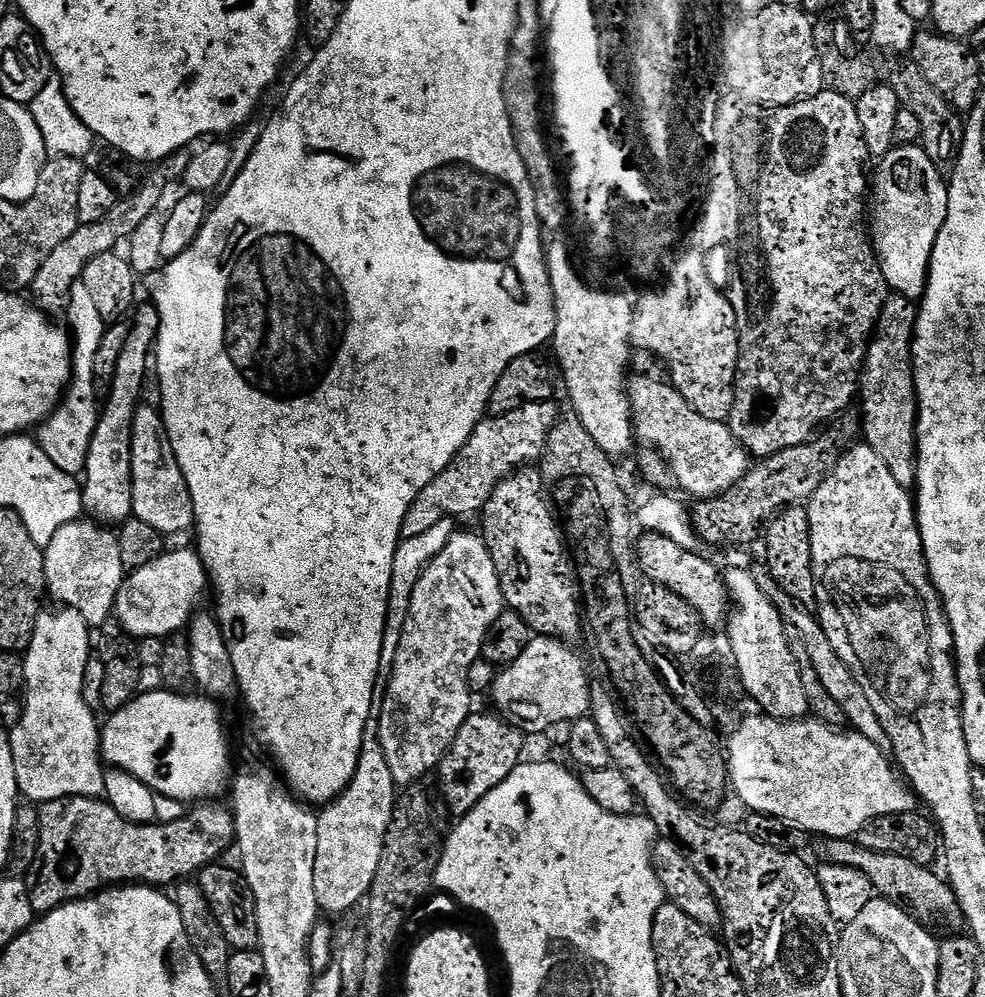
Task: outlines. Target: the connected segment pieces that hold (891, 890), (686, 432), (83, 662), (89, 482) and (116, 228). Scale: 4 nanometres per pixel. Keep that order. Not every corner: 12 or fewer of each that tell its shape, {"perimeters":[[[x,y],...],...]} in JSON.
{"perimeters":[[[817,839],[820,864],[850,866],[877,897],[945,933],[965,931],[951,884],[927,864],[863,848]],[[634,376],[635,435],[701,500],[734,488],[750,453],[671,383]],[[41,611],[10,732],[20,796],[104,796],[87,622]],[[142,304],[82,473],[84,512],[132,516],[134,414],[160,315]],[[199,136],[153,165],[102,222],[79,224],[42,262],[31,303],[67,313],[86,266],[157,215],[168,186],[216,140]]]}

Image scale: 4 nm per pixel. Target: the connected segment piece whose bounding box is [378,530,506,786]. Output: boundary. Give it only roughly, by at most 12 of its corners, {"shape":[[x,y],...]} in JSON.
{"shape":[[483,535],[426,566],[378,708],[396,785],[472,715],[470,666],[505,610]]}

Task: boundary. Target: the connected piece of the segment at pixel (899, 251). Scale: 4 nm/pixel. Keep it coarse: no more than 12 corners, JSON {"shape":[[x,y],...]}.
{"shape":[[893,148],[870,188],[889,289],[924,295],[946,222],[946,176]]}

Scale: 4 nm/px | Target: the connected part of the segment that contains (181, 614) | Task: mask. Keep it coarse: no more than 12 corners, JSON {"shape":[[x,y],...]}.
{"shape":[[166,550],[125,575],[129,636],[187,629],[210,588],[199,552]]}

